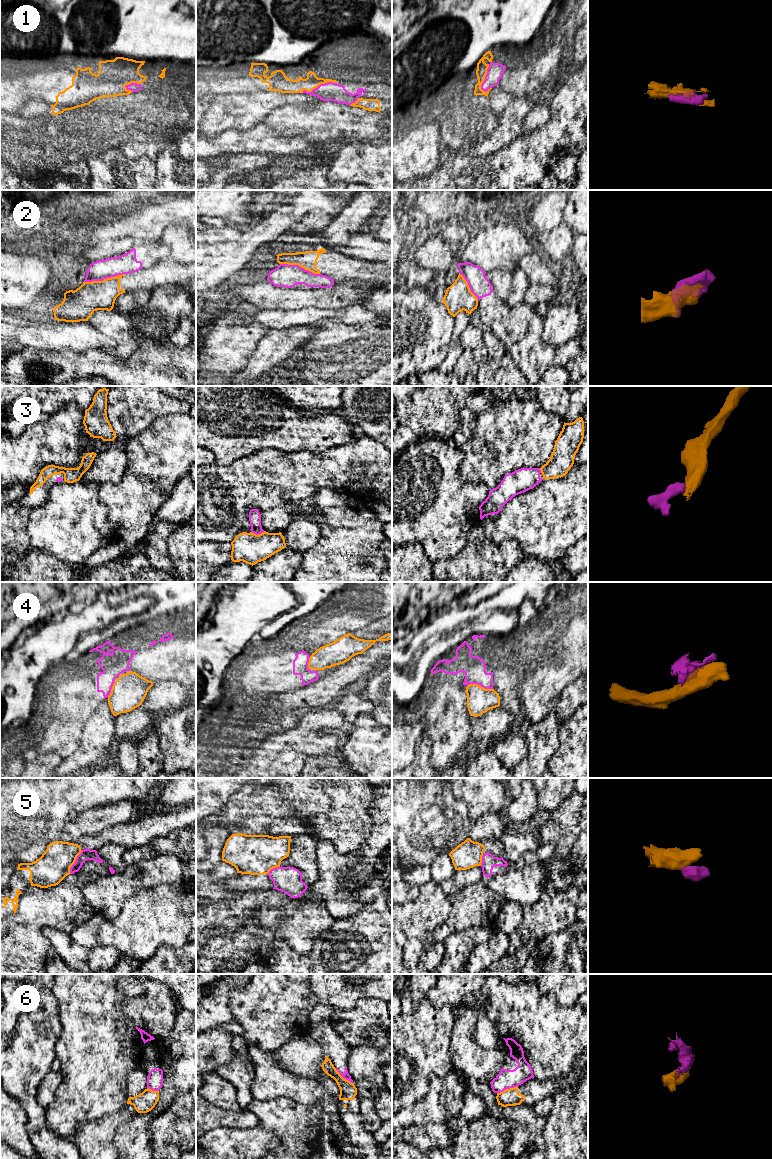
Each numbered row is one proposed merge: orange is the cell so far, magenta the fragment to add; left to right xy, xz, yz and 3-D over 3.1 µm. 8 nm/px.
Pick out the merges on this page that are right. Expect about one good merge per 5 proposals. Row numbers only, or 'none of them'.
1, 3

